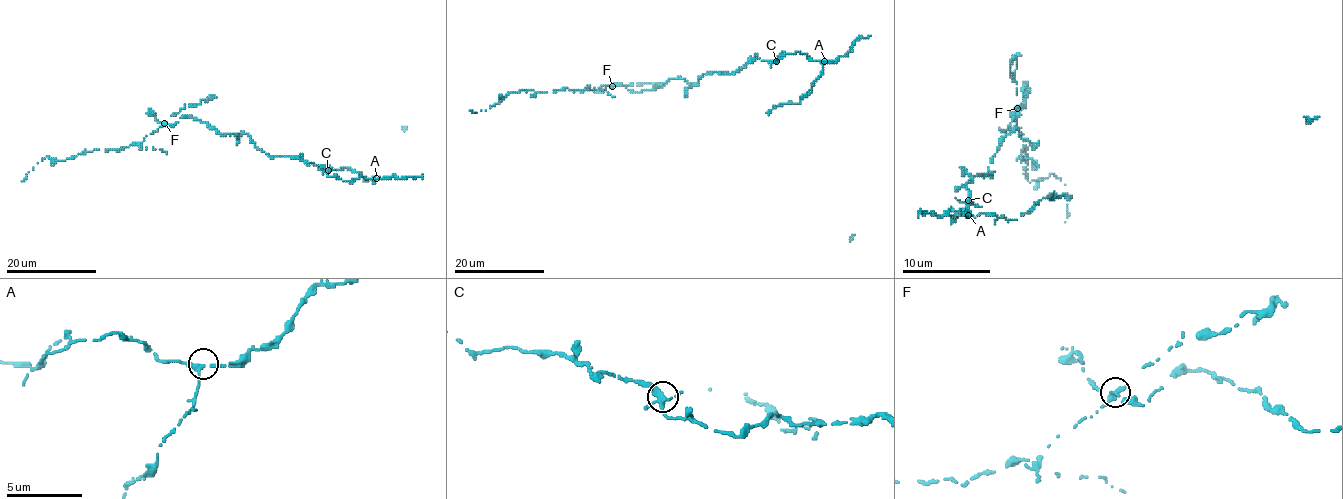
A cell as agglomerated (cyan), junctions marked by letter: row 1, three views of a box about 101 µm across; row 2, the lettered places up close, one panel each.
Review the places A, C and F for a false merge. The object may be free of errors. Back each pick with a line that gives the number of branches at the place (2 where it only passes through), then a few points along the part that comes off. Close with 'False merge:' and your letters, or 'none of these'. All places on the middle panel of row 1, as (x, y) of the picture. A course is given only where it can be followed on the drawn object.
F: branches 3; course (612, 86), (535, 94), (531, 90), (511, 92), (486, 111), (470, 111)
False merge: F

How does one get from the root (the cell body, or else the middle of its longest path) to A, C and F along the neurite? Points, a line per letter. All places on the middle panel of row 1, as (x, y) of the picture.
A: (713, 71), (733, 73), (755, 58), (773, 62), (796, 52), (812, 60), (824, 61)
C: (713, 71), (733, 73), (755, 58), (776, 61)
F: (713, 71), (700, 77), (695, 85), (678, 77), (655, 89), (640, 92), (631, 92), (621, 84), (612, 86)

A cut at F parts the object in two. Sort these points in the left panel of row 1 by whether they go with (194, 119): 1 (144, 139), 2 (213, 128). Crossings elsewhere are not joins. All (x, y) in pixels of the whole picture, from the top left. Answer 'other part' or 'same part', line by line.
1: other part
2: same part

